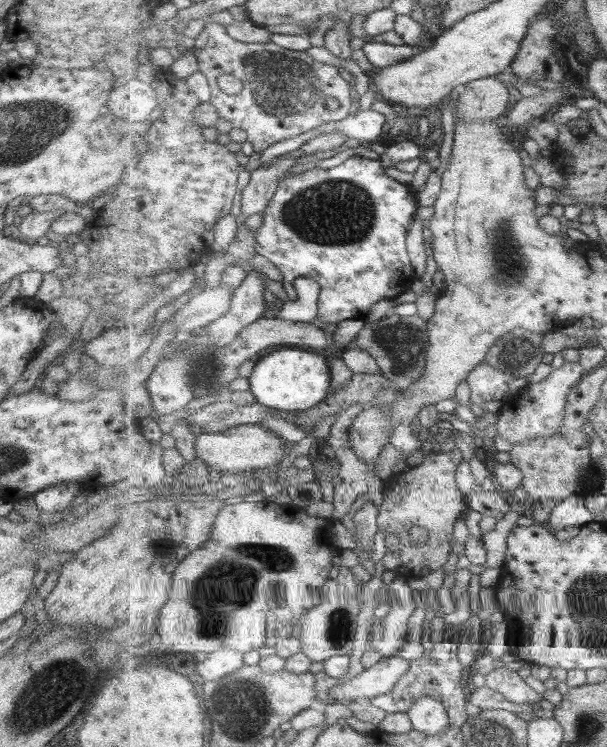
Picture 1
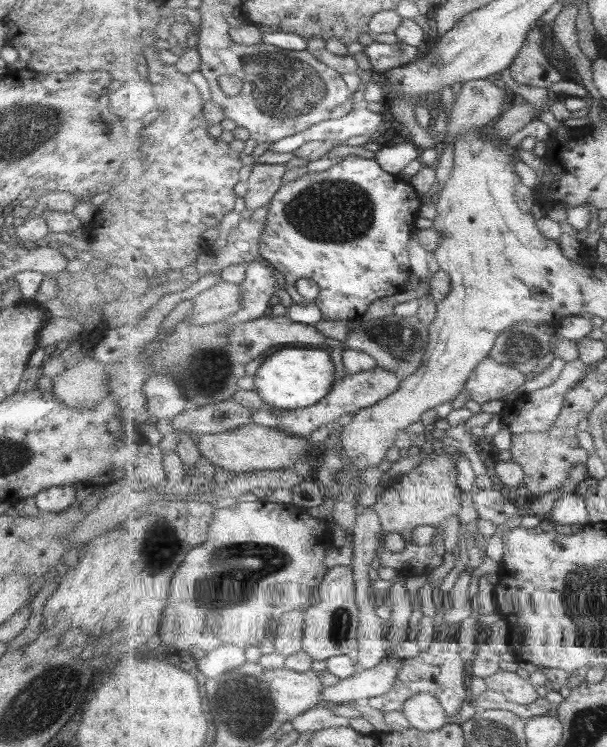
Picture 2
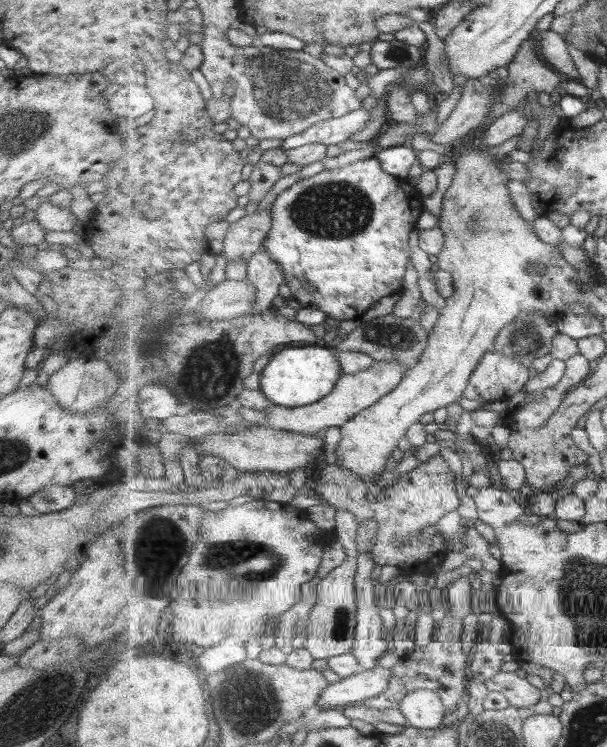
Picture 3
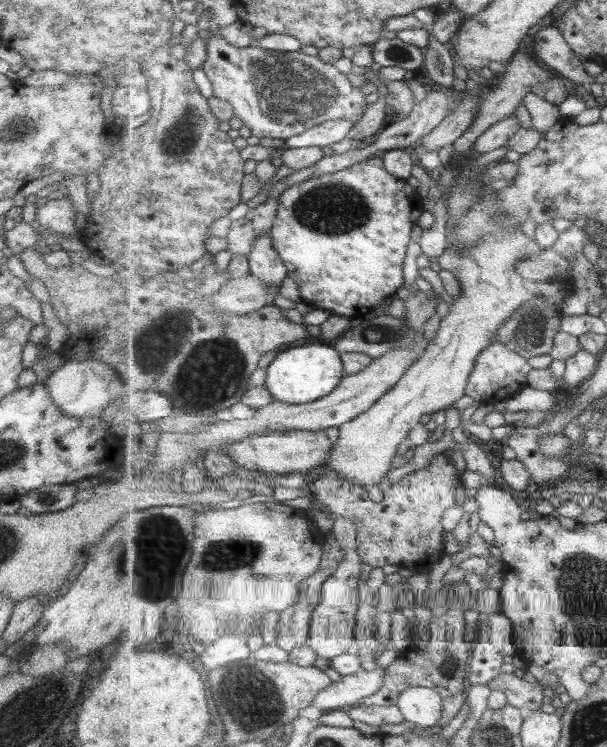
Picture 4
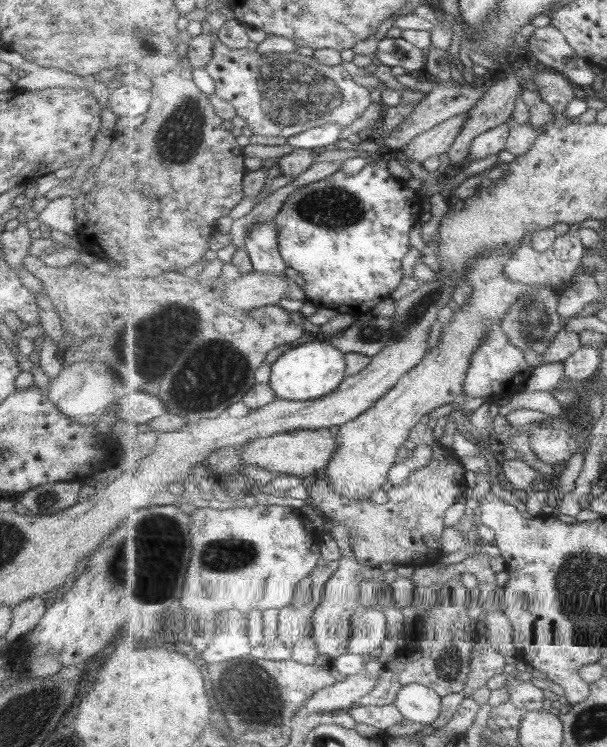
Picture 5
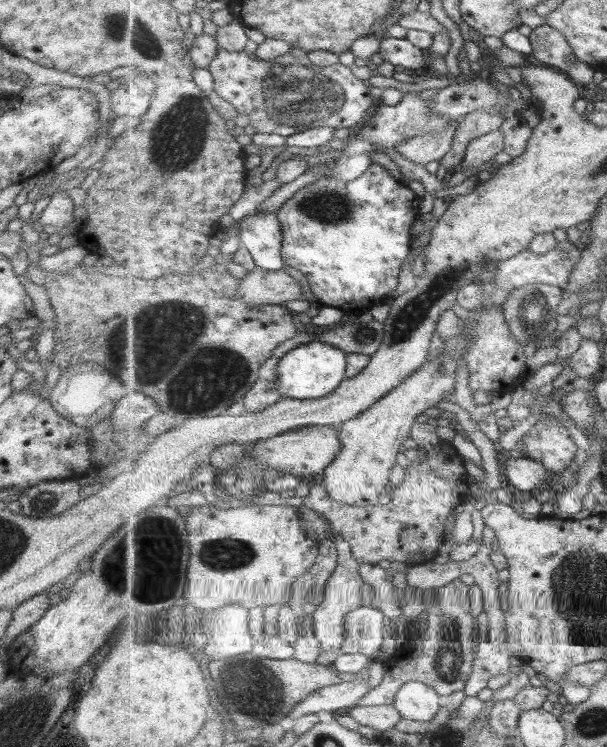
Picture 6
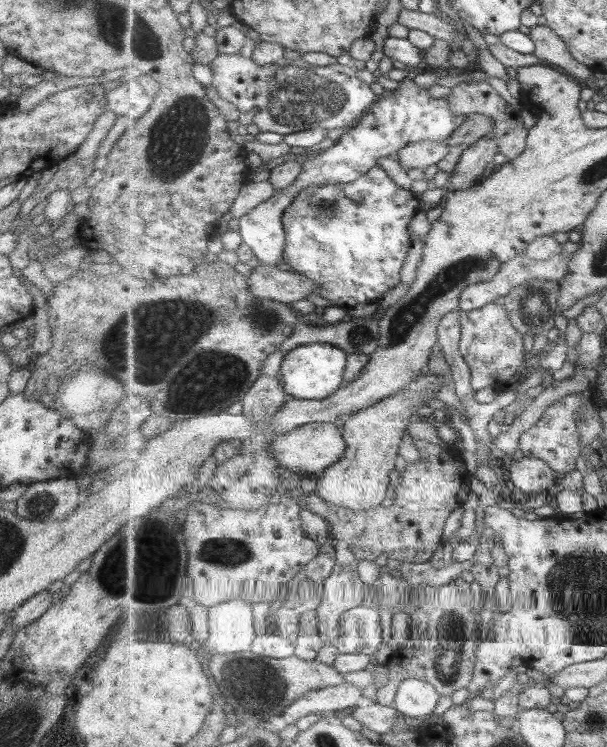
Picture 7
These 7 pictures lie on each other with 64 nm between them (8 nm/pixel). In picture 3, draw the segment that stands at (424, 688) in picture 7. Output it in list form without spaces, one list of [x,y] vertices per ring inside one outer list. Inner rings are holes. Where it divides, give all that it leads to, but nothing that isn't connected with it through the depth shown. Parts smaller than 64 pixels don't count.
[[[413,690],[400,701],[400,709],[411,727],[433,730],[442,727],[447,708],[435,690]]]

